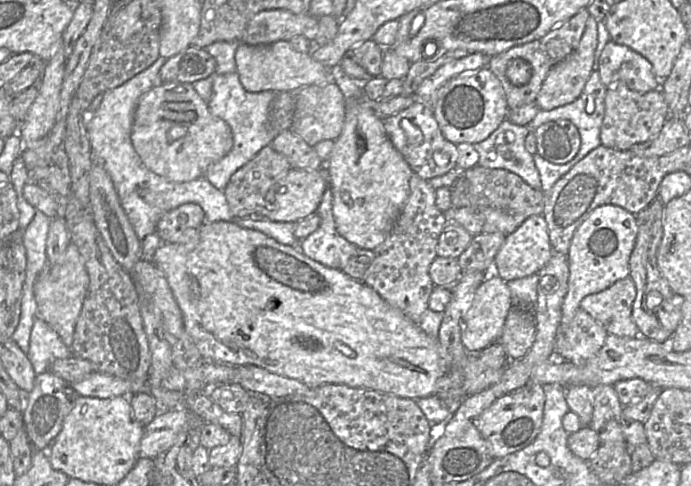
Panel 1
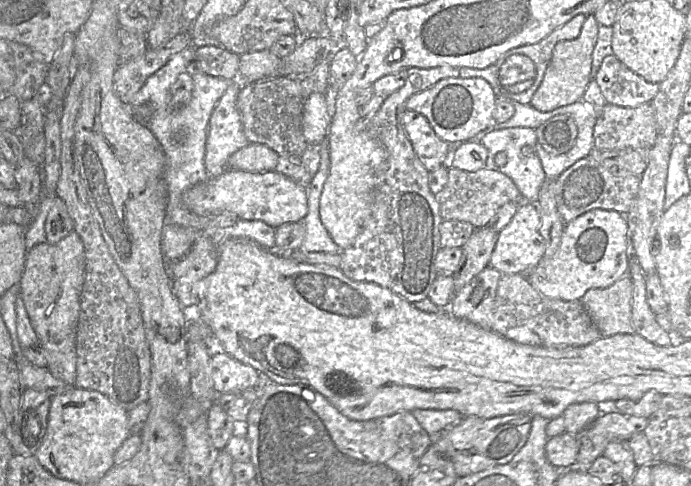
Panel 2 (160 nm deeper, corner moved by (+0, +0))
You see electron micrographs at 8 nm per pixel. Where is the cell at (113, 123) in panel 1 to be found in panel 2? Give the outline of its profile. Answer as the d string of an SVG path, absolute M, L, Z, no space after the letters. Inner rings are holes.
M192 44L172 56L164 66L146 80L142 88L130 100L129 106L132 109L143 103L151 102L154 107L153 115L148 122L148 129L156 136L167 157L164 180L167 185L168 203L164 225L176 224L182 227L192 227L202 232L209 218L196 215L188 210L183 204L182 195L190 187L204 182L210 177L204 161L209 120L230 81L234 79L211 76L198 71L193 64L197 48ZM183 72L192 74L192 96L184 109L180 112L172 112L169 107L170 90L179 74Z

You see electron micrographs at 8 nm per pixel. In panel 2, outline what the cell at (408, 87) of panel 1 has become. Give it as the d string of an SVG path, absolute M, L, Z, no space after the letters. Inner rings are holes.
M449 65L438 66L434 68L410 67L407 69L408 77L406 79L405 84L400 89L393 92L392 94L390 94L388 97L384 99L384 102L382 106L380 107L379 111L376 113L374 118L368 124L366 128L366 132L371 138L378 140L383 145L383 147L385 148L387 152L387 164L386 164L385 172L383 173L381 177L381 181L379 182L379 186L377 187L375 191L375 195L373 198L372 211L371 211L370 216L365 221L362 227L362 230L357 236L354 243L349 248L340 252L341 263L340 263L339 269L344 273L345 276L347 276L348 278L354 281L371 282L371 283L378 284L381 287L391 290L392 292L401 296L402 298L404 298L405 300L407 300L408 302L412 304L427 298L432 284L437 279L435 261L436 261L437 253L441 249L440 248L440 225L442 224L443 219L440 215L440 205L438 203L438 195L437 196L434 195L429 188L429 171L423 166L423 164L419 160L413 148L413 145L404 130L401 117L402 117L403 112L407 109L406 102L412 95L419 93L435 85L438 81L442 79L455 77L455 74L459 73L459 69L460 68L455 68Z

